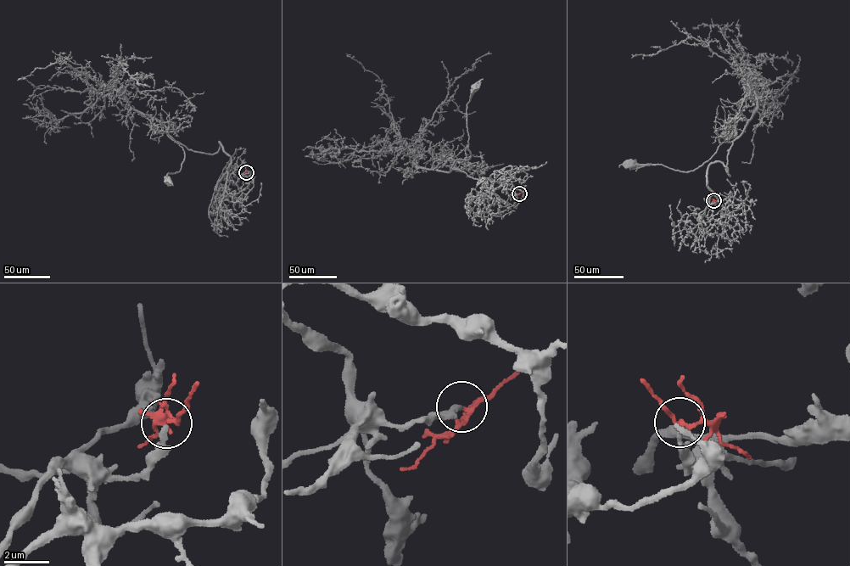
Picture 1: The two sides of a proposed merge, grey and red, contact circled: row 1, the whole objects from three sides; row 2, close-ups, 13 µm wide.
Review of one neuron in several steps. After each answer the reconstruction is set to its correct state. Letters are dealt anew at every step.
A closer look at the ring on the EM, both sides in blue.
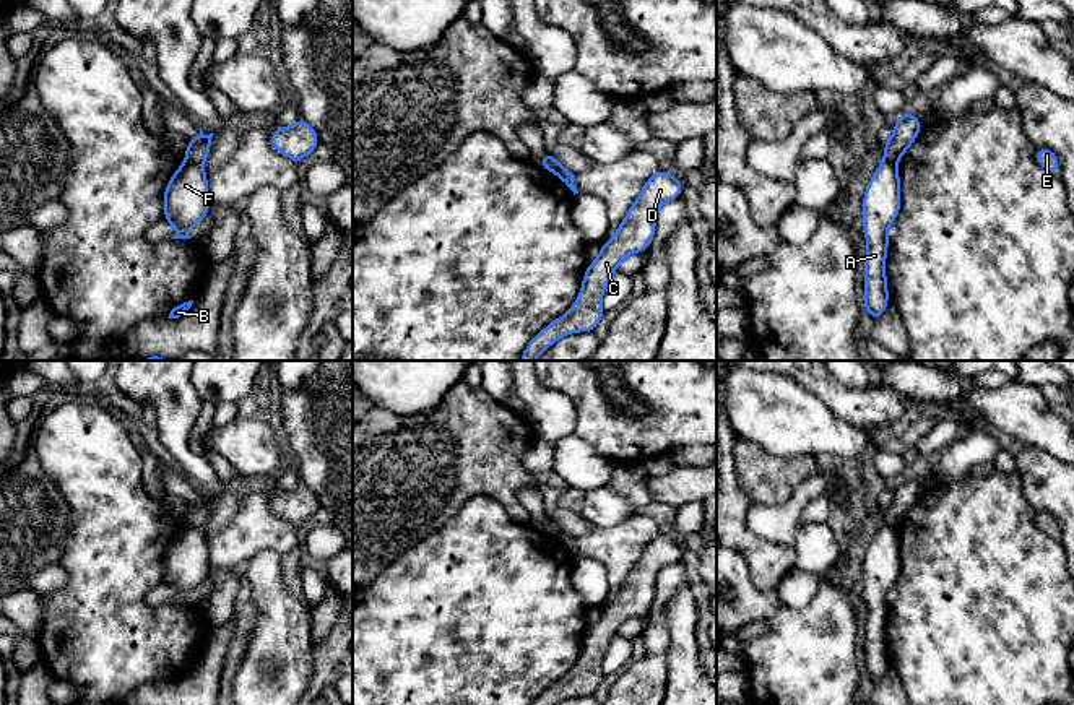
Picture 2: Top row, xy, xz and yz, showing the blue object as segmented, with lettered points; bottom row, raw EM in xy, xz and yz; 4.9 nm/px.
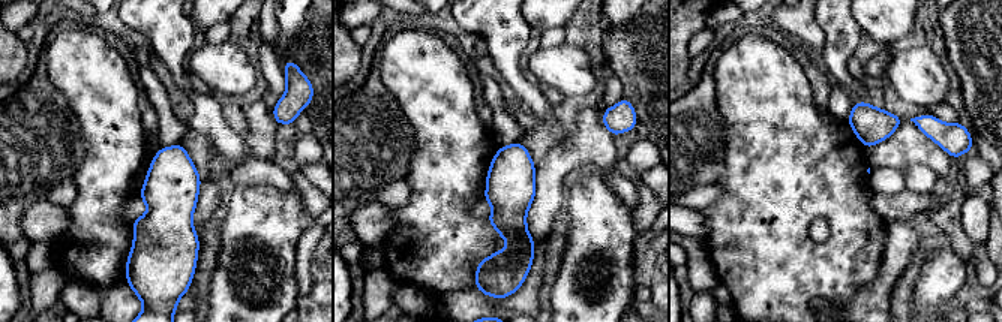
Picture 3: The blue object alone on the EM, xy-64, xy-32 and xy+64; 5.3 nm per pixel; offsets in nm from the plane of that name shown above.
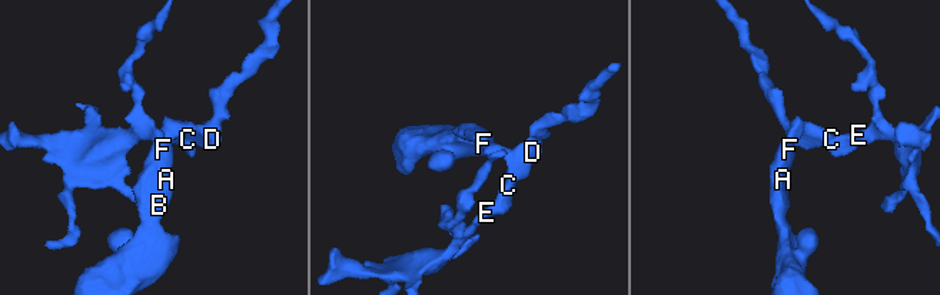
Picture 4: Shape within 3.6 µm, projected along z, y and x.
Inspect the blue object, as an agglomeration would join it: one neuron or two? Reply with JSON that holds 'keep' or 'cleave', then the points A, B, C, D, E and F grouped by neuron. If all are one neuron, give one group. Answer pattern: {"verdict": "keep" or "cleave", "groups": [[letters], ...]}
{"verdict": "cleave", "groups": [["A", "B", "F"], ["C", "D", "E"]]}

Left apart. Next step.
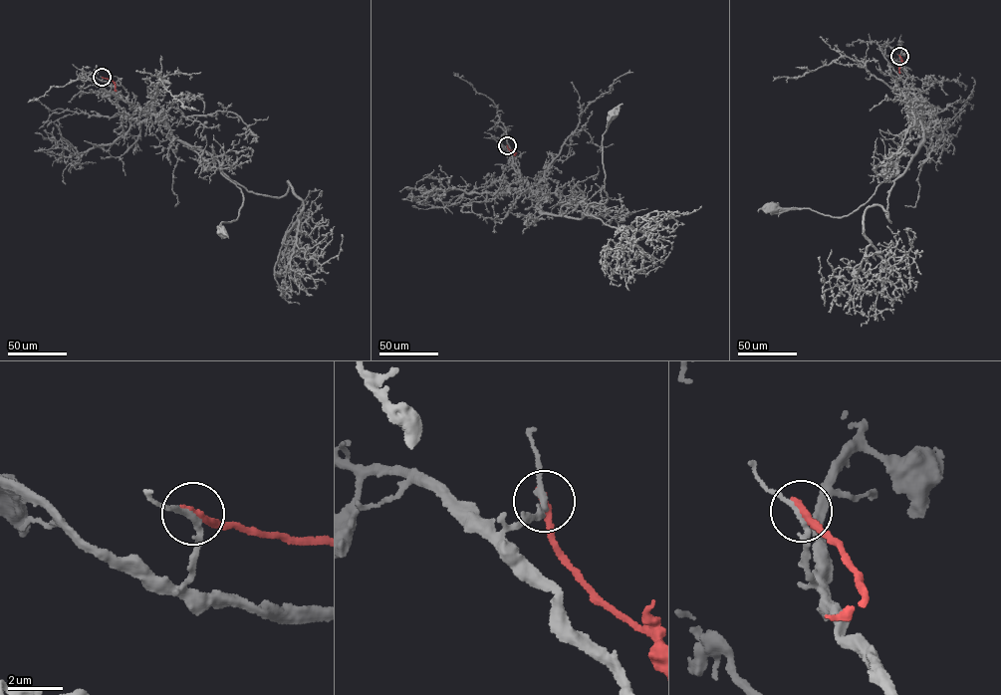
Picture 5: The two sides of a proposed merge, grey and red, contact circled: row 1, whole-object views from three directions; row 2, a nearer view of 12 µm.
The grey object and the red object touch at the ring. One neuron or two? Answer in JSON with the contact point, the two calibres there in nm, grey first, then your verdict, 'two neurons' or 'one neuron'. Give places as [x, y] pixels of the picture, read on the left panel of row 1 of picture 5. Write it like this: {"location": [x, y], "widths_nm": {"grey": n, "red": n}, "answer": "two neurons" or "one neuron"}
{"location": [102, 77], "widths_nm": {"grey": 200, "red": 320}, "answer": "two neurons"}

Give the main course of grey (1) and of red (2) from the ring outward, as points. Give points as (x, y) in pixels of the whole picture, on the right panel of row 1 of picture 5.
1: (899, 56), (923, 139), (906, 170), (847, 215), (773, 208)
2: (899, 56), (902, 62), (899, 73)

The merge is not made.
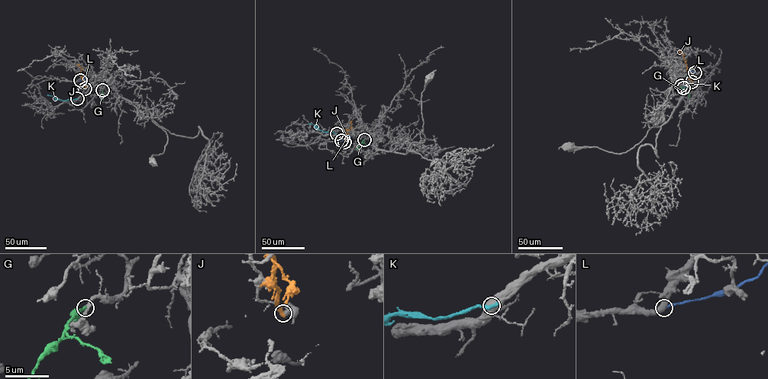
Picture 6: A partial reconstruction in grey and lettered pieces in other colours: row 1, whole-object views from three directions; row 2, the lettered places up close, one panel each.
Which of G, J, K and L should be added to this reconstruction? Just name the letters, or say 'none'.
G

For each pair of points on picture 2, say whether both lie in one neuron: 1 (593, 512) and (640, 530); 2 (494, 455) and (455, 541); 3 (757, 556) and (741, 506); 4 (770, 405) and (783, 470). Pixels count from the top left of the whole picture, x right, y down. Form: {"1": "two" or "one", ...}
{"1": "two", "2": "two", "3": "one", "4": "two"}

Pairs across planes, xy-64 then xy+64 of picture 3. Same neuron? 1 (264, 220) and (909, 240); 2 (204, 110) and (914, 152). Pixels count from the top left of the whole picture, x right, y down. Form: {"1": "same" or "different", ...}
{"1": "different", "2": "different"}

